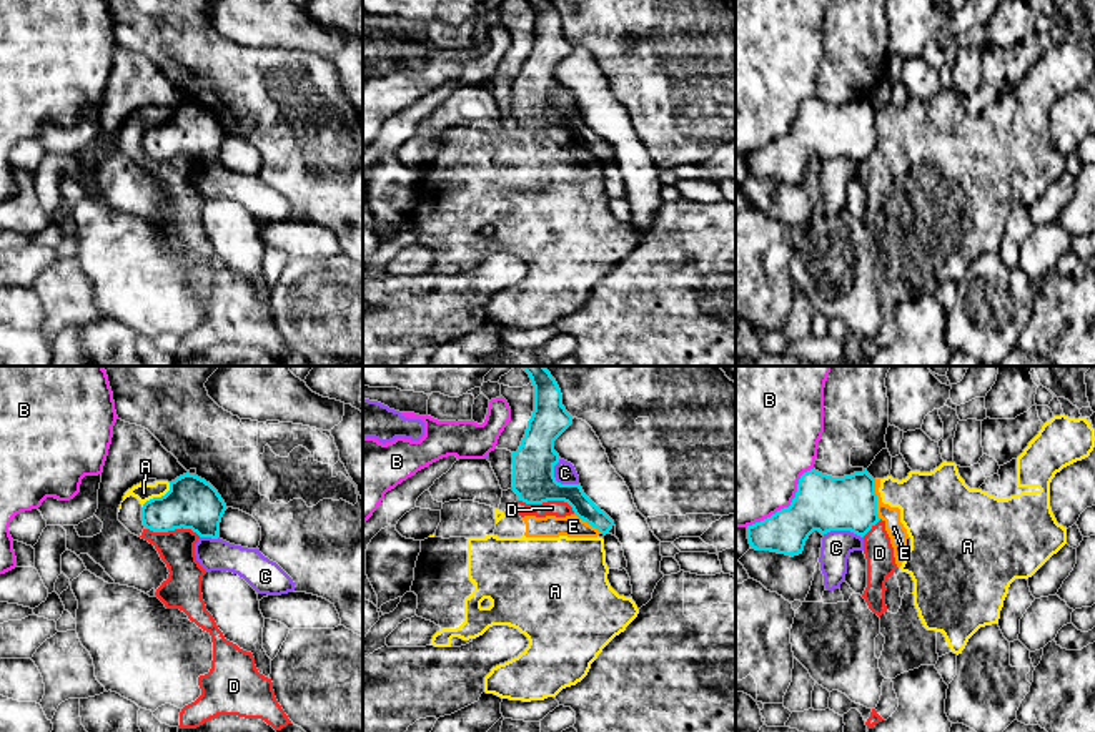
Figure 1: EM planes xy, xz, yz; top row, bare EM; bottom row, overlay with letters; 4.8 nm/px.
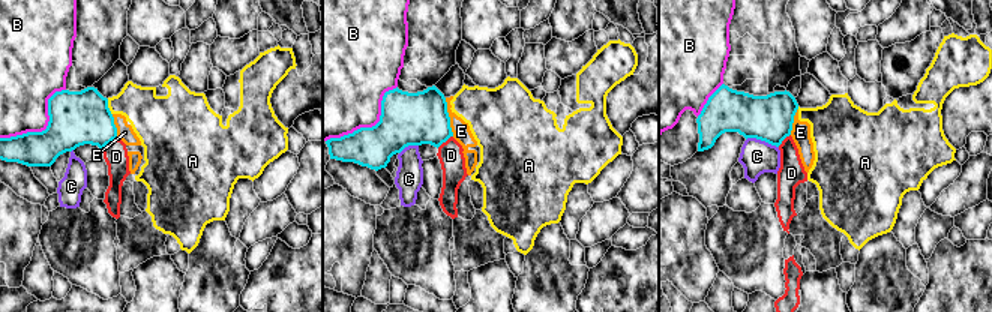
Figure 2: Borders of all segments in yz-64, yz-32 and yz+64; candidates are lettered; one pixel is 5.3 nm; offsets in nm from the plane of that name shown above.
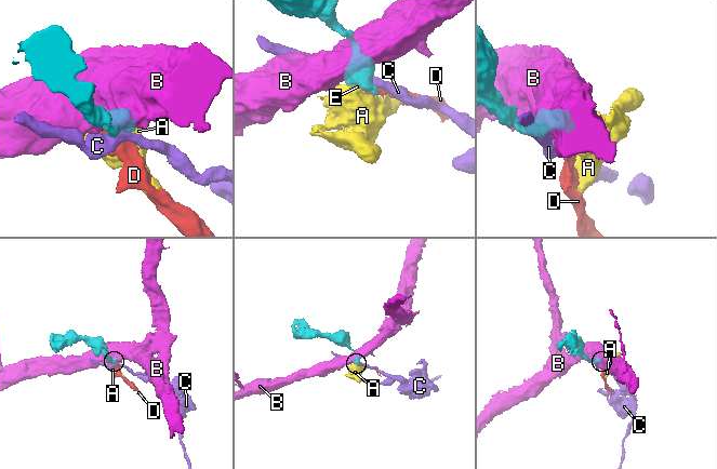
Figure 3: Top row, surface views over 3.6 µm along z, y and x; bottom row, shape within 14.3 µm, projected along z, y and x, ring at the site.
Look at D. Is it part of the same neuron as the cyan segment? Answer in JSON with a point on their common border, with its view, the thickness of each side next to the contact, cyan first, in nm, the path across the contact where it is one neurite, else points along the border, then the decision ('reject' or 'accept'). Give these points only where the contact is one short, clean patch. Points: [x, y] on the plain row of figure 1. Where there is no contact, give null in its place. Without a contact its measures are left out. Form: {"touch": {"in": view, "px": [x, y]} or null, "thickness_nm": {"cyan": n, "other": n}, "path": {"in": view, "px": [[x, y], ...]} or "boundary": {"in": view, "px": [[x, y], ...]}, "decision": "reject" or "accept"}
{"touch": {"in": "xz", "px": [548, 127]}, "thickness_nm": {"cyan": 200, "other": 80}, "boundary": {"in": "xz", "px": [[520, 127], [526, 130], [564, 128], [574, 140]]}, "decision": "reject"}

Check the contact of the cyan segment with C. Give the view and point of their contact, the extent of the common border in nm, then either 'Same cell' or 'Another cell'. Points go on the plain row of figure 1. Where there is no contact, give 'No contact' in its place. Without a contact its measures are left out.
Touches cyan at xz (554, 107). Shared border 160 nm. Another cell

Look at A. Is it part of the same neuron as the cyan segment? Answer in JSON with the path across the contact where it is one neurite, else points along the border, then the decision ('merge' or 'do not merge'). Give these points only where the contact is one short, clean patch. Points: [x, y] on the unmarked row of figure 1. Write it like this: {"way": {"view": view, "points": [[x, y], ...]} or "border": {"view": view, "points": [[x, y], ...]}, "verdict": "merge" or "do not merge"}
{"border": {"view": "xy", "points": [[170, 110], [163, 122], [150, 125], [142, 135]]}, "verdict": "do not merge"}

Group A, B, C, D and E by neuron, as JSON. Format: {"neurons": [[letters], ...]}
{"neurons": [["A", "D", "E"], ["B"], ["C"]]}

